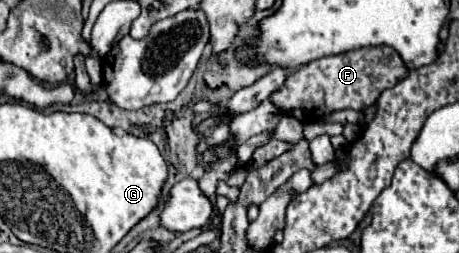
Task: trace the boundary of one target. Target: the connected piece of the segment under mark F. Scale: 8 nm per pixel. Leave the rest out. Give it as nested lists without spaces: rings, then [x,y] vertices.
[[[389,46],[379,48],[359,48],[353,52],[325,56],[319,60],[301,66],[299,70],[291,72],[277,92],[269,96],[271,104],[277,106],[283,114],[297,118],[301,124],[317,122],[319,118],[329,116],[335,110],[357,110],[363,112],[367,106],[375,104],[379,94],[403,78],[407,78],[409,70],[397,50]]]

